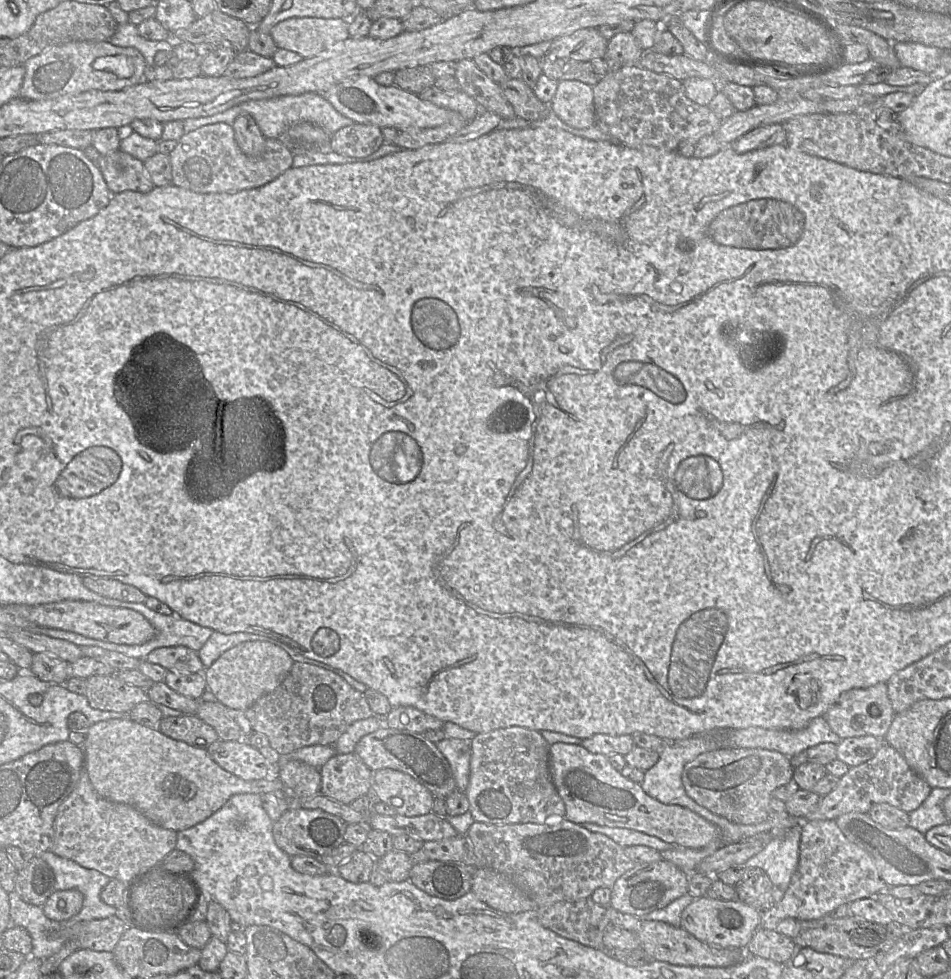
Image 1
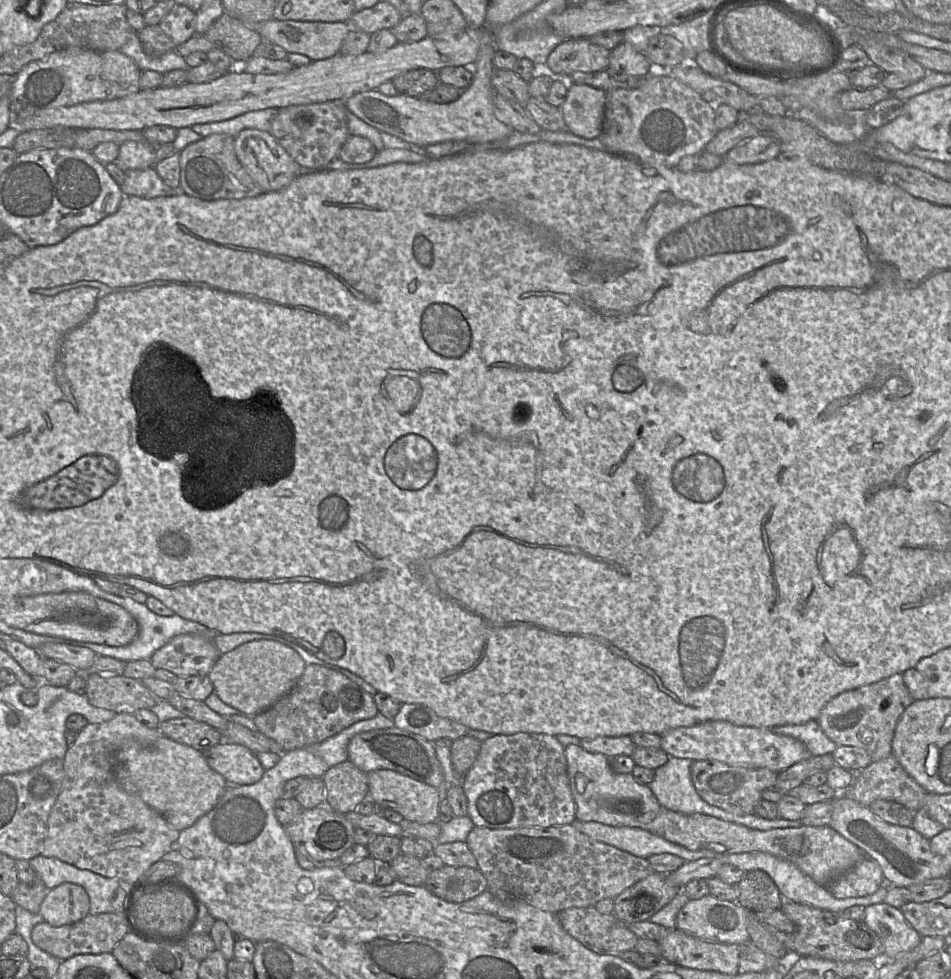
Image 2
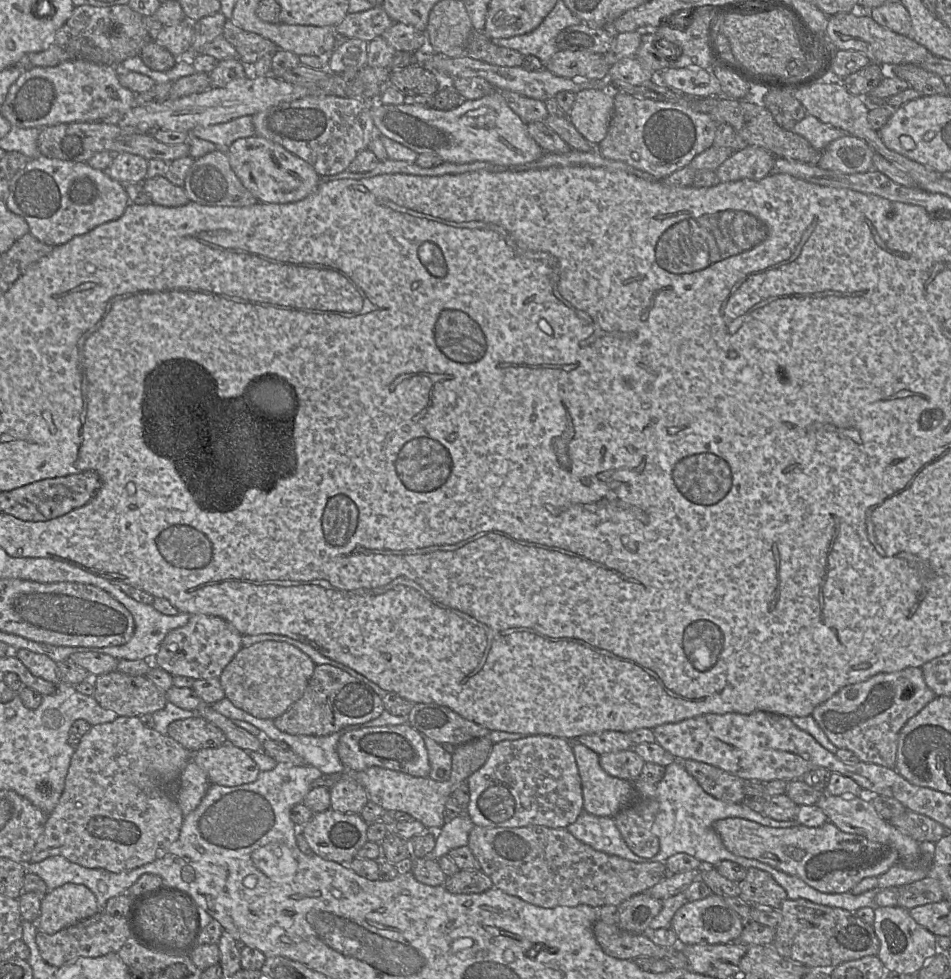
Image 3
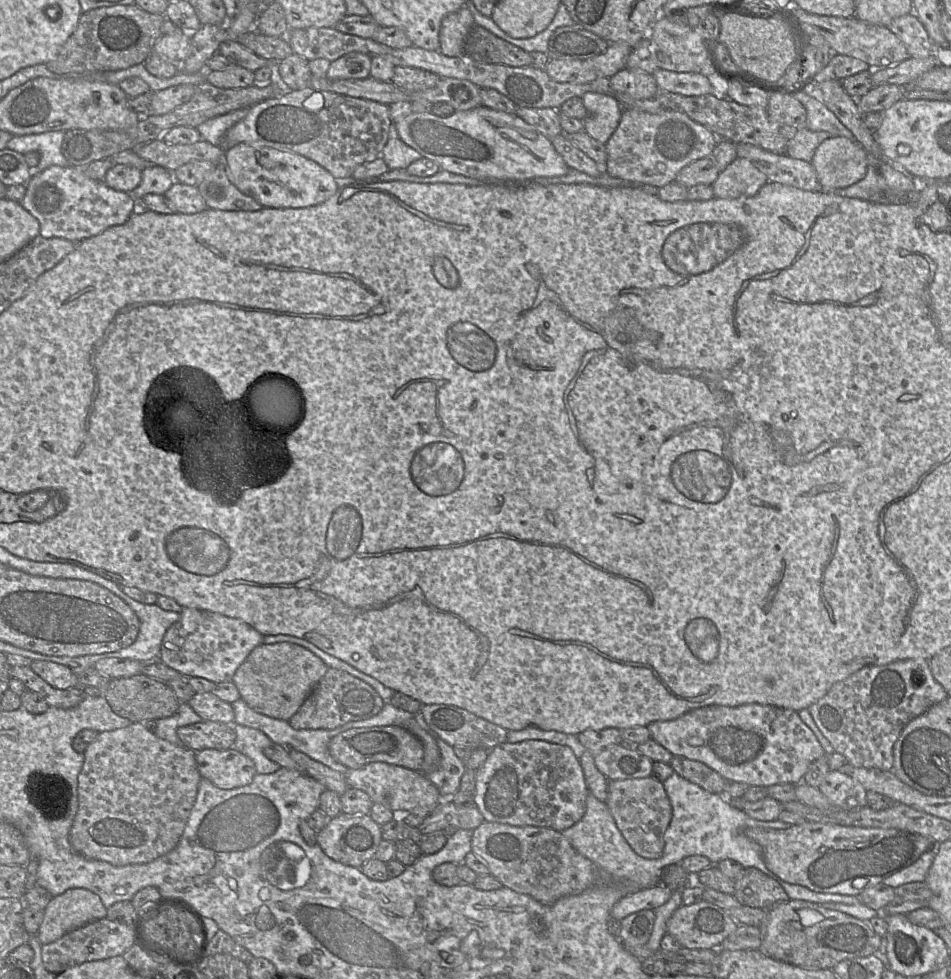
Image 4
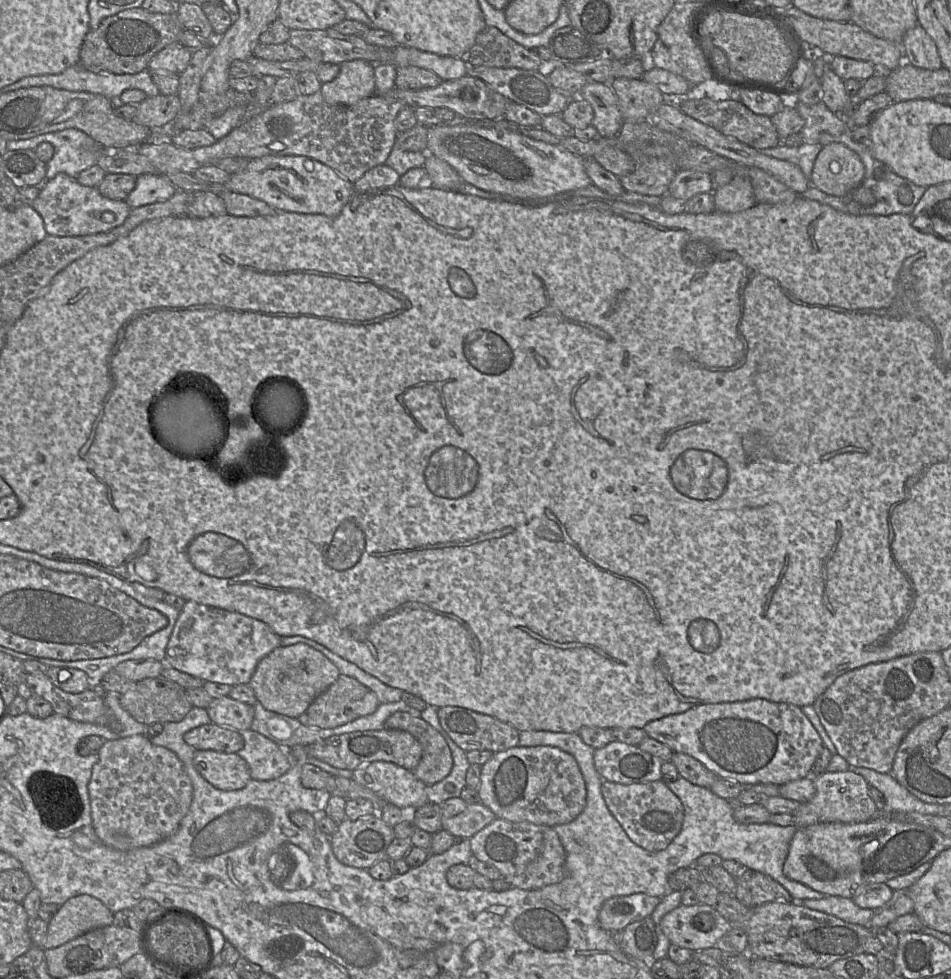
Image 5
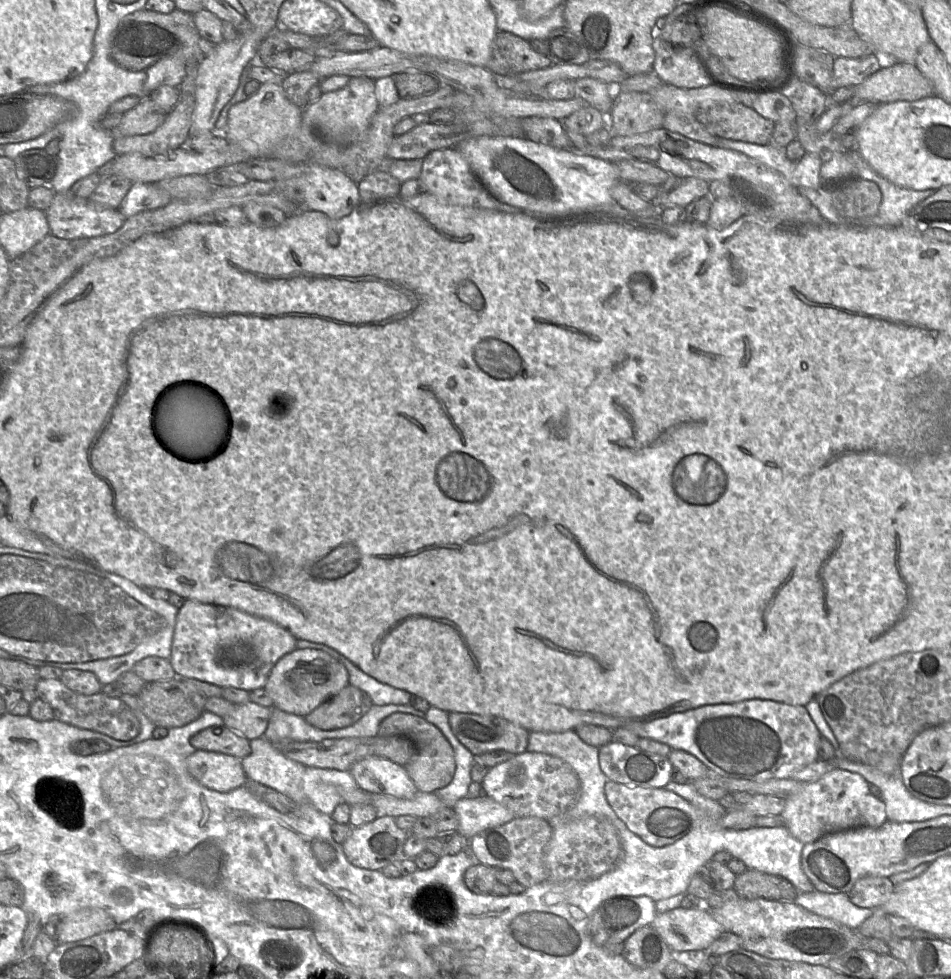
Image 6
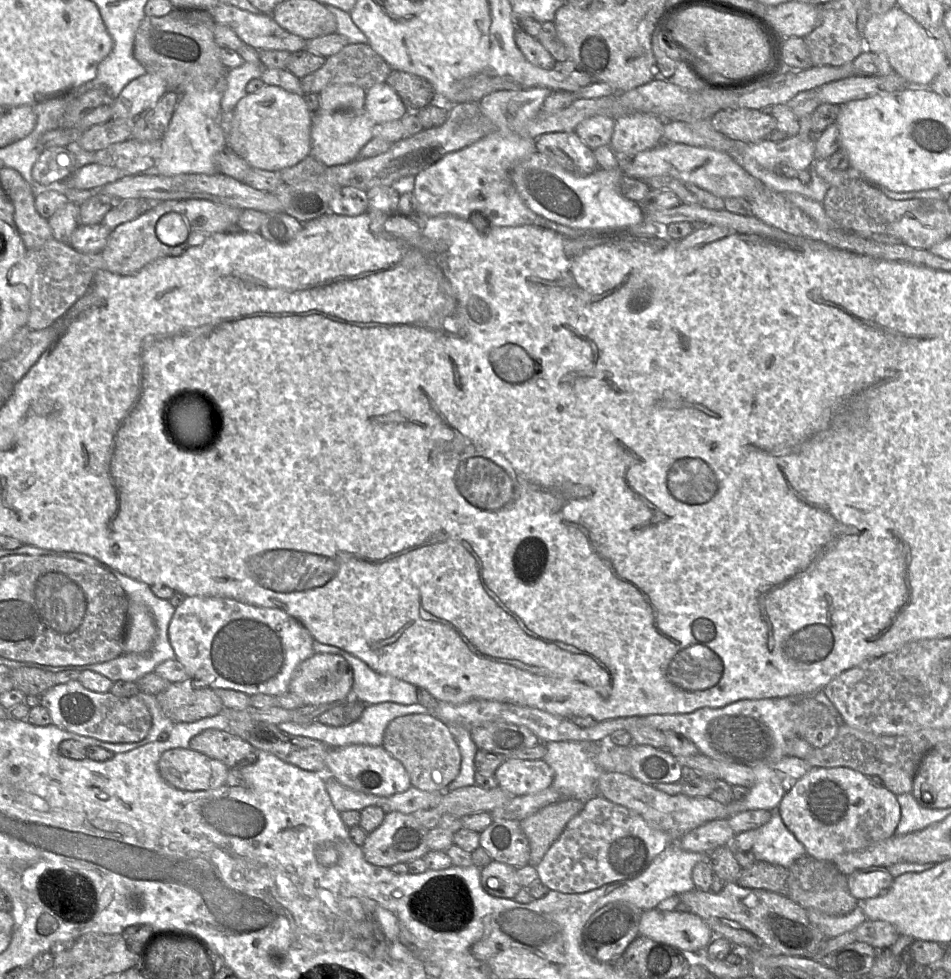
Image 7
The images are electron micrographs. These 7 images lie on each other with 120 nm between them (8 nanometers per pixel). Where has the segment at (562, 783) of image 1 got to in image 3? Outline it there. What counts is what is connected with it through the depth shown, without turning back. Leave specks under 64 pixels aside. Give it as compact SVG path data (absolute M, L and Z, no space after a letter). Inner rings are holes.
M575 742L572 750L581 778L583 810L600 817L614 817L636 798L633 781L613 777L600 766L597 753ZM733 817L719 819L713 827L724 846L733 854L756 859L799 877L809 886L824 893L849 892L862 879L879 877L899 862L899 854L895 848L860 835L845 833L830 821L819 827L799 824L775 828Z

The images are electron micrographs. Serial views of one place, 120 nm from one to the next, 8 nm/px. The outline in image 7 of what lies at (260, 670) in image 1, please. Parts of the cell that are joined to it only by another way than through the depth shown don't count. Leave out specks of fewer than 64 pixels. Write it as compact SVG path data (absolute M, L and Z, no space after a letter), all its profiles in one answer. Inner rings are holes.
M315 653L300 664L293 675L288 692L299 697L305 705L340 703L352 697L353 672L340 655Z

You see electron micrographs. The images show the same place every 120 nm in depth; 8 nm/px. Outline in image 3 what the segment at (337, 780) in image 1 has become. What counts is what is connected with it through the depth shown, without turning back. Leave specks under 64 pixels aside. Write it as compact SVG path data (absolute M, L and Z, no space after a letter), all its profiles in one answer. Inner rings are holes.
M349 774L329 789L330 809L343 814L359 814L370 800L366 790Z

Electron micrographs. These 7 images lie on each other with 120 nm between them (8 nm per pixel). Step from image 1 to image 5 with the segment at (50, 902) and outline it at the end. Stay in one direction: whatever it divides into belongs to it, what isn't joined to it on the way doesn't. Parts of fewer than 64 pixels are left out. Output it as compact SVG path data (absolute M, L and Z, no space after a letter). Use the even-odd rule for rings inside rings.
M82 894L62 904L48 923L44 949L61 946L93 929L113 924L114 913L99 899Z

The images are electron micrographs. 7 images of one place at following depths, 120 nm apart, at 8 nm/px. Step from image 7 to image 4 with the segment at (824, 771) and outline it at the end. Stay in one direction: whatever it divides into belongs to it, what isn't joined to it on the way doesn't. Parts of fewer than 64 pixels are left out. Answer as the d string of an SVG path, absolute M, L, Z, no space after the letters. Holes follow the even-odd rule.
M830 770L818 789L835 808L853 810L867 806L866 789L840 770Z

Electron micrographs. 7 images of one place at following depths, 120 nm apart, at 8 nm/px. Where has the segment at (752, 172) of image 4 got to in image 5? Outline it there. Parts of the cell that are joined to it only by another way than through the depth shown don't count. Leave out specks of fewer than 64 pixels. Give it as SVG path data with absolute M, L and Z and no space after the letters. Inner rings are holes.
M735 175L727 185L712 194L715 210L723 213L741 212L756 204L751 180L746 176Z

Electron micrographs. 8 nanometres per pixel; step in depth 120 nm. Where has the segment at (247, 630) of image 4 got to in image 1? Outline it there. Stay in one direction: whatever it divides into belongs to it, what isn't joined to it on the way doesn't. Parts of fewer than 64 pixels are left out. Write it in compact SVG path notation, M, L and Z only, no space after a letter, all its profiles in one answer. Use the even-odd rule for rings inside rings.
M184 646L154 649L144 660L180 673L203 673L205 670L198 653Z

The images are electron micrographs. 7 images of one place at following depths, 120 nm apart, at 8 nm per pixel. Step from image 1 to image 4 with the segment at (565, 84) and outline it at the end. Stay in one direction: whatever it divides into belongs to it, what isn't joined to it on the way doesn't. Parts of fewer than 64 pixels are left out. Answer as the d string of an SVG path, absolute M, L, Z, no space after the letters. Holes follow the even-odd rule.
M587 92L581 99L587 110L583 119L584 131L605 144L616 130L624 108L610 94Z

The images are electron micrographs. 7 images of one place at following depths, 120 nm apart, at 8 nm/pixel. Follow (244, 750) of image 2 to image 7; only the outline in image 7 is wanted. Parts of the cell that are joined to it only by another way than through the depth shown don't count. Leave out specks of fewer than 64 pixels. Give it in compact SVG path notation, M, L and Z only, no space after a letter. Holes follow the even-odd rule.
M190 748L165 751L158 762L161 777L185 791L217 789L225 785L229 768L219 760Z

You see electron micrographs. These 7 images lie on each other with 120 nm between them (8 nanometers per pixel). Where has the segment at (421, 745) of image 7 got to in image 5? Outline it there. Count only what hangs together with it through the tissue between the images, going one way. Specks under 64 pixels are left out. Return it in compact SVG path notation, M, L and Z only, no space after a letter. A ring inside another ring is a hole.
M395 712L386 720L385 728L407 731L420 742L423 756L413 773L425 785L431 787L450 774L453 757L447 742L421 717L413 717L407 712Z

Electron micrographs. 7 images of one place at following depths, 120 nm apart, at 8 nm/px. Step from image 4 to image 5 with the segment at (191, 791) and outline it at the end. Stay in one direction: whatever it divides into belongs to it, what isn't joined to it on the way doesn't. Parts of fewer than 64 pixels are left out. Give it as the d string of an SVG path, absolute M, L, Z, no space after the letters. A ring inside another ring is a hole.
M143 734L107 740L103 744L92 769L88 791L96 835L104 844L122 851L151 846L168 838L179 828L193 799L191 780L177 755L153 744Z

